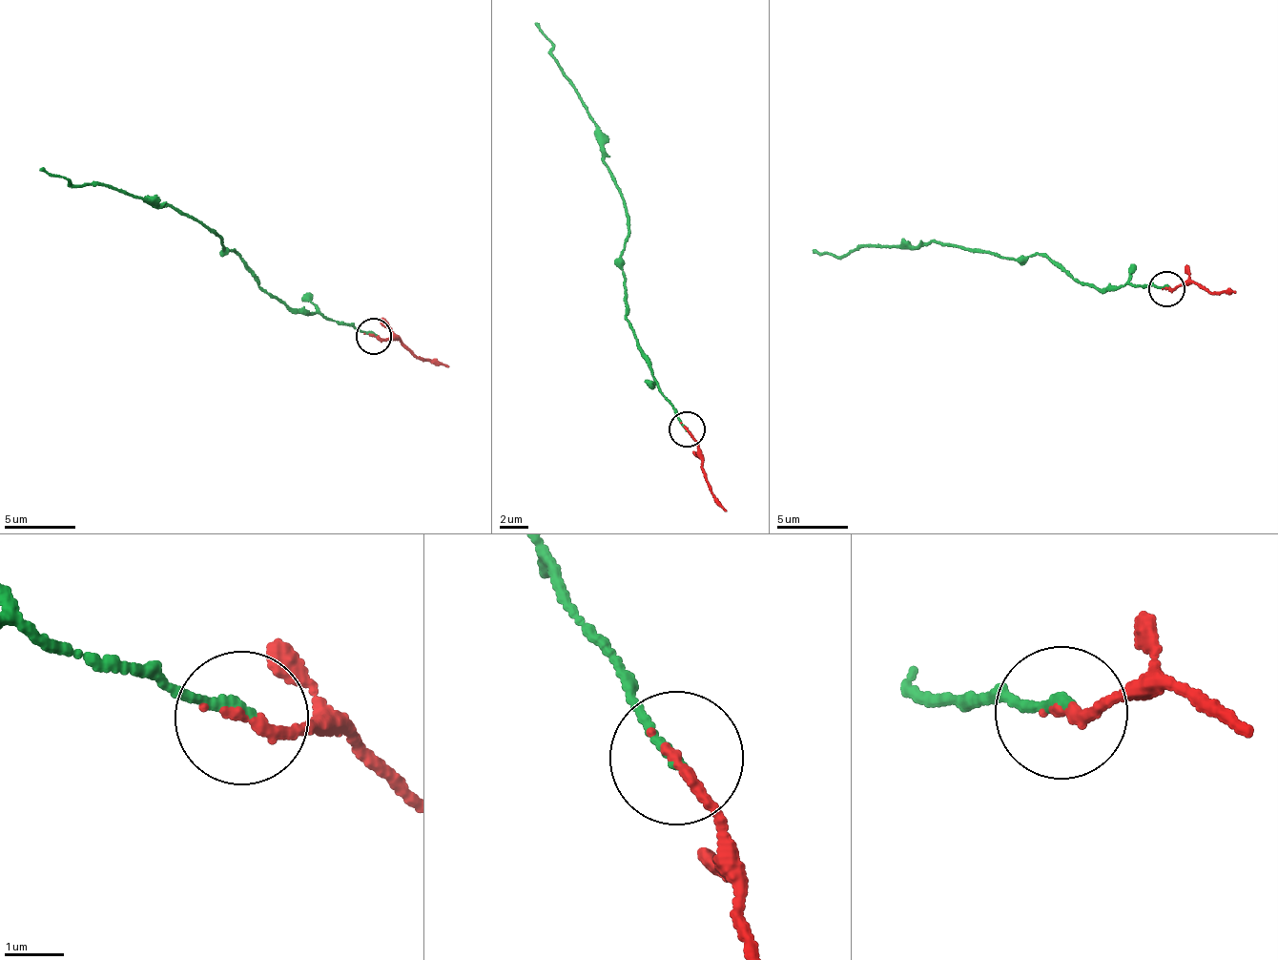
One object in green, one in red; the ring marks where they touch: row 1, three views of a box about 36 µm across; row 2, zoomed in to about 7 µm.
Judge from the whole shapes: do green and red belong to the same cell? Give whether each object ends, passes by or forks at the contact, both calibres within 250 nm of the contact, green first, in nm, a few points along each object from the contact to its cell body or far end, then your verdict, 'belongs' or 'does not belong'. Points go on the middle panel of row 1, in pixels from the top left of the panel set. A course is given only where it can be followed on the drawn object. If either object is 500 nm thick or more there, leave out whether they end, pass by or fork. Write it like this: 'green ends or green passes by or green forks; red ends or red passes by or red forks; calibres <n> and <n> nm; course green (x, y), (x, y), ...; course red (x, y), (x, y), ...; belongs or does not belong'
green ends; red ends; calibres 190 and 180 nm; course green (687, 430), (654, 379), (626, 317), (622, 281), (628, 212), (621, 190), (607, 167), (600, 125), (534, 24); course red (687, 430), (702, 474), (728, 511); belongs

